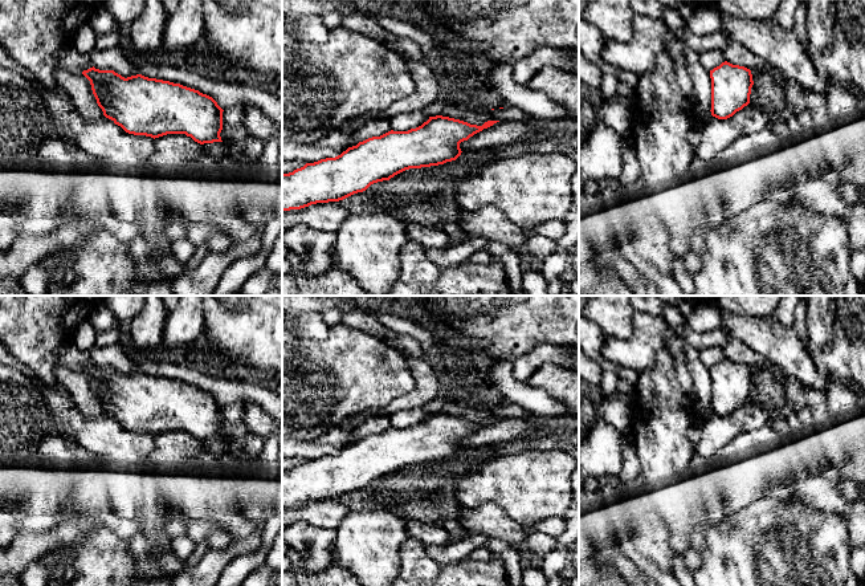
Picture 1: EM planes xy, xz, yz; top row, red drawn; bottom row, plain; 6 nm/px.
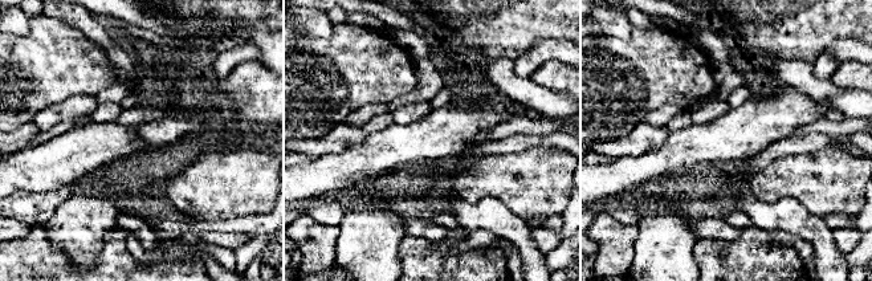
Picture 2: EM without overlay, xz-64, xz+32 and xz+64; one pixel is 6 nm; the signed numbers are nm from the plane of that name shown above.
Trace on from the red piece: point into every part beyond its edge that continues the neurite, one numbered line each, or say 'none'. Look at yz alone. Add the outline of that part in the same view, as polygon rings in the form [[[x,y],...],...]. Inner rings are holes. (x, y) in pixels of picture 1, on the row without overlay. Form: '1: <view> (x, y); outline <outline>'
none

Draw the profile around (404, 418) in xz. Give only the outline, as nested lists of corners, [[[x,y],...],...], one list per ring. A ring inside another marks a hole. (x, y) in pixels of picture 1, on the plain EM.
[[[415,407],[411,410],[400,410],[389,416],[391,426],[393,428],[408,428],[421,423],[429,416],[429,412],[423,407]]]

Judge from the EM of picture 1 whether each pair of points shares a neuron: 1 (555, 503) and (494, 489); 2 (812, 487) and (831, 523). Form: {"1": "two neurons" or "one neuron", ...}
{"1": "one neuron", "2": "two neurons"}

